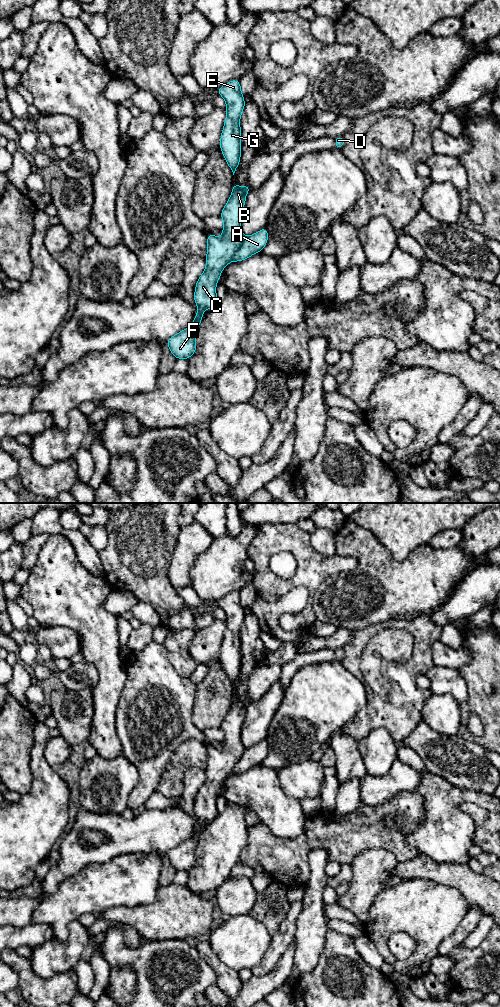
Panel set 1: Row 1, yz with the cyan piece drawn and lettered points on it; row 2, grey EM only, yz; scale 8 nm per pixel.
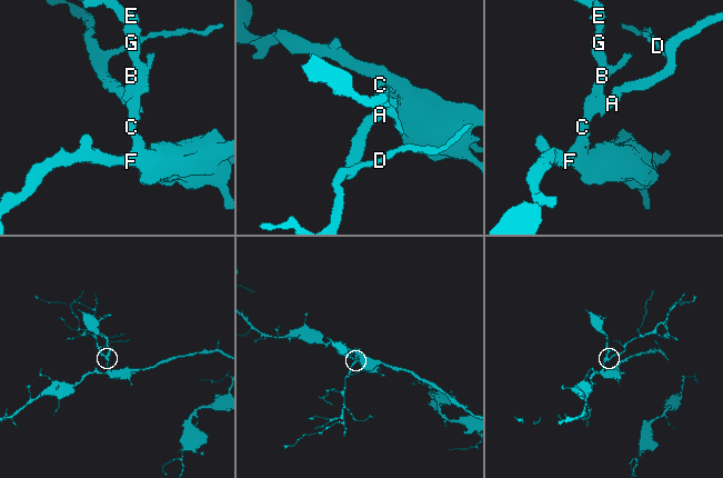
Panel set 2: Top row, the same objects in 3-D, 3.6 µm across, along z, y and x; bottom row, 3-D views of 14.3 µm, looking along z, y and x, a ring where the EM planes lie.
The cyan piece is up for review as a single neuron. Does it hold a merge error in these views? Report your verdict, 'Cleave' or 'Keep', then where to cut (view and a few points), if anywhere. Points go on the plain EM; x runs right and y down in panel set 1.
Cleave. Split along yz (245, 749), (231, 772)

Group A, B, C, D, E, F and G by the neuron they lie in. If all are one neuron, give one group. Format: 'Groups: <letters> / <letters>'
Groups: A D / B C E F G

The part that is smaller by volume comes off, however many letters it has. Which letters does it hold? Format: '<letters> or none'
A, D

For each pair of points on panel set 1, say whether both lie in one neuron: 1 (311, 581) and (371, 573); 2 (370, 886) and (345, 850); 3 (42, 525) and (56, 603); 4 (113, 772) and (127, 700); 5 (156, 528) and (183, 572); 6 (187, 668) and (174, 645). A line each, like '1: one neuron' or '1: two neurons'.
1: two neurons
2: two neurons
3: two neurons
4: two neurons
5: two neurons
6: one neuron

